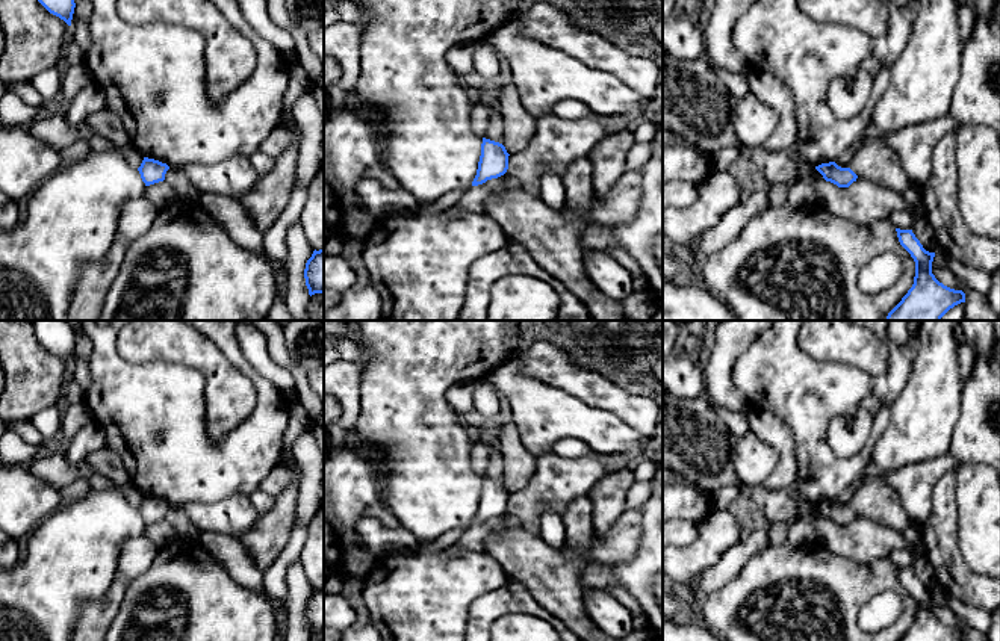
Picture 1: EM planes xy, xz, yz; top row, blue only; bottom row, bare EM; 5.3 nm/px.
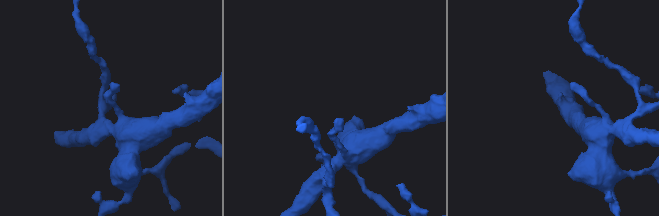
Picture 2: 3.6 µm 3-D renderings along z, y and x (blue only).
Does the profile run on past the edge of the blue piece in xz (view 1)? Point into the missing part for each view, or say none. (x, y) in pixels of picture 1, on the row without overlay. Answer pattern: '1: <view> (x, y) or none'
1: none

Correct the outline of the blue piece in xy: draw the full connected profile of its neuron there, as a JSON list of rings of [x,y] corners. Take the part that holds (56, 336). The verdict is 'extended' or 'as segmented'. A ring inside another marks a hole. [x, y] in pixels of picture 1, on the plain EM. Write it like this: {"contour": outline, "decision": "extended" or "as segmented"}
{"contour": [[[33,320],[38,340],[53,354],[71,364],[74,333],[67,320]]], "decision": "as segmented"}

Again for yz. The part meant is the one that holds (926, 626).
{"contour": [[[896,567],[900,584],[915,600],[914,623],[900,641],[965,641],[965,632],[939,621],[932,612],[935,591],[923,587],[912,568]]], "decision": "as segmented"}

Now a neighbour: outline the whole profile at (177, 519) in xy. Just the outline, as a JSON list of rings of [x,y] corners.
[[[169,506],[165,512],[165,520],[182,540],[198,540],[201,531],[189,520],[180,506]]]

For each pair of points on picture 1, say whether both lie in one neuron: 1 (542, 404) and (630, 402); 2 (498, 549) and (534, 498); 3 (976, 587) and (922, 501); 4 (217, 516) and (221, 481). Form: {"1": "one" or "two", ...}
{"1": "two", "2": "two", "3": "two", "4": "two"}

